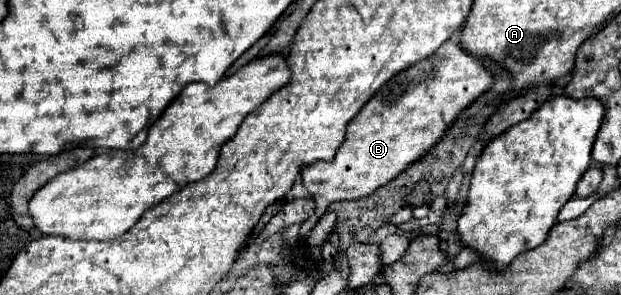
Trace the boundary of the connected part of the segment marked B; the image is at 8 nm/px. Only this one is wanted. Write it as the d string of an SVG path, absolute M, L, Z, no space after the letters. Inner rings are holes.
M456 37L448 39L440 49L436 49L434 55L436 57L426 57L424 61L418 61L416 65L394 75L374 93L374 97L348 123L346 139L332 161L316 161L314 165L302 169L304 187L310 191L316 207L324 207L326 211L328 205L340 199L362 199L372 195L378 187L388 185L412 163L420 161L446 135L458 117L494 85L492 73L476 57L466 53Z

